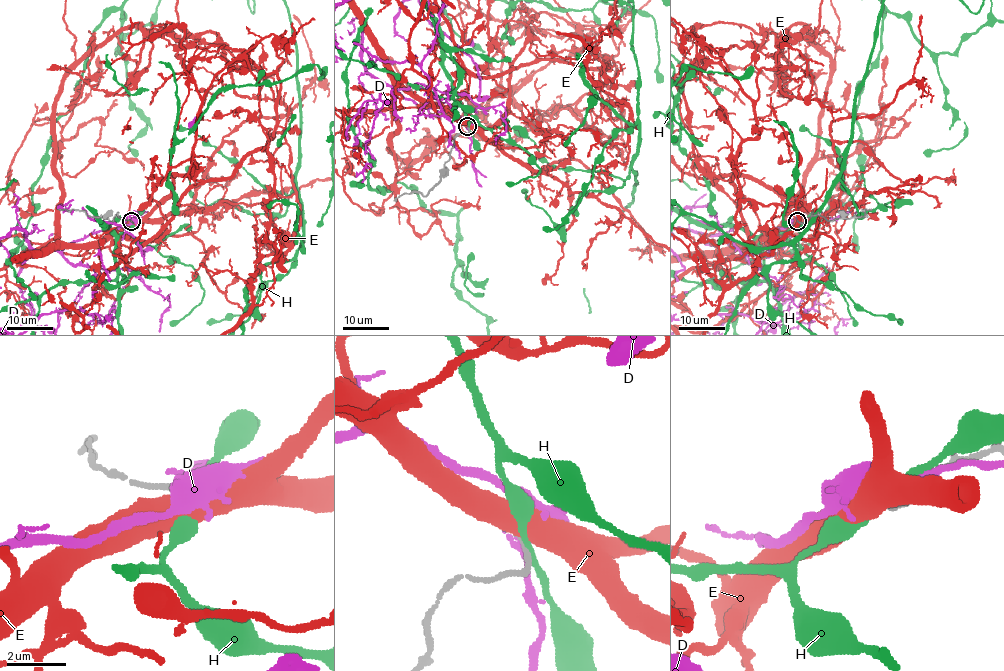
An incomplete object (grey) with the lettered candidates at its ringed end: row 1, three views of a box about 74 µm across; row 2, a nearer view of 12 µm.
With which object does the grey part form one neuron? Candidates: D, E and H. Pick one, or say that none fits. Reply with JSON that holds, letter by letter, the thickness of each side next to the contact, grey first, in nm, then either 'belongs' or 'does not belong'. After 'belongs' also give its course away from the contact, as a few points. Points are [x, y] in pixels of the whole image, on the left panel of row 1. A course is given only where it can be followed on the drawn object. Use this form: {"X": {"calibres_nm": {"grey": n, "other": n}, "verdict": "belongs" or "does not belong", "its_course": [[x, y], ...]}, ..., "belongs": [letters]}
{"D": {"calibres_nm": {"grey": 160, "other": 500}, "verdict": "does not belong"}, "E": {"calibres_nm": {"grey": 190, "other": 750}, "verdict": "does not belong"}, "H": {"calibres_nm": {"grey": 200, "other": 180}, "verdict": "does not belong"}, "belongs": []}

